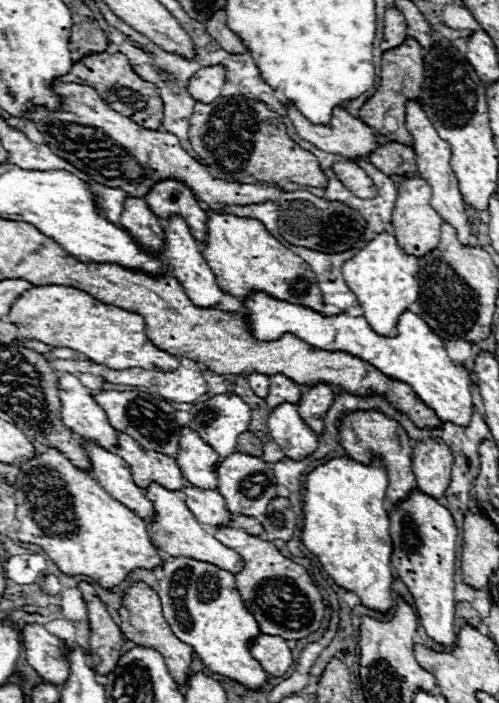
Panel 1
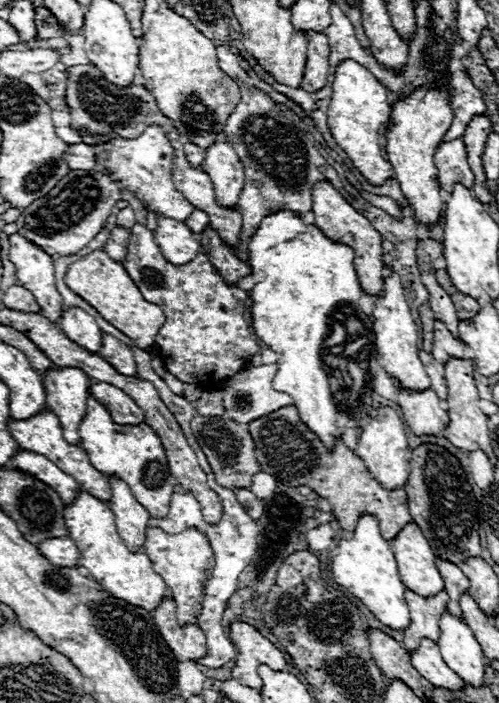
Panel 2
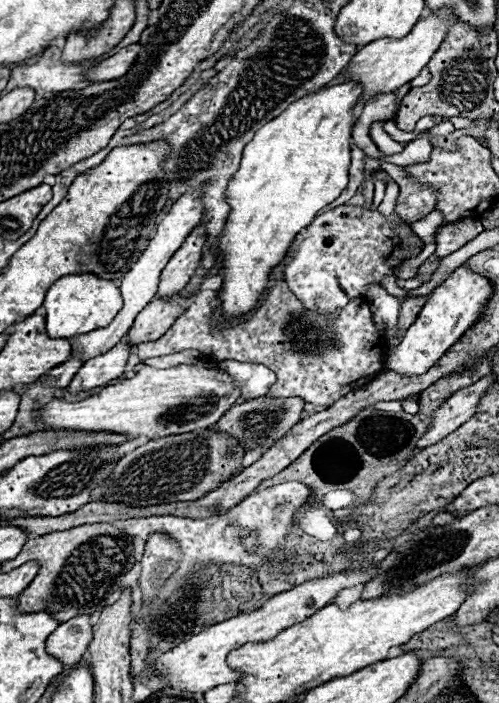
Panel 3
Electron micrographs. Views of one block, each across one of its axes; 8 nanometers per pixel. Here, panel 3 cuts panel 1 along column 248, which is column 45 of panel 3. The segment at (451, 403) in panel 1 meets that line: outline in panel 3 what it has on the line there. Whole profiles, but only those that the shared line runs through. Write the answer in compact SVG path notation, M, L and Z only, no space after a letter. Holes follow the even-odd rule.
M72 274L56 280L46 292L46 332L50 338L72 338L88 334L96 328L104 328L112 322L116 312L122 308L120 290L110 282L92 274Z

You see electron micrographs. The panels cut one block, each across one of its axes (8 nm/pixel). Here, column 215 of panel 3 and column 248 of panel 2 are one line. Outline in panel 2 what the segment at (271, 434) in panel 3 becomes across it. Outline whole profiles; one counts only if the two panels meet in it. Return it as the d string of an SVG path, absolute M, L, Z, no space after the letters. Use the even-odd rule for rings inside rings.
M294 406L280 408L278 412L250 422L248 430L254 438L256 458L262 470L276 476L282 484L308 486L318 496L328 498L332 514L346 532L354 532L356 522L362 514L370 514L380 522L382 536L386 540L394 540L400 530L412 522L408 512L408 496L402 488L384 490L366 470L362 460L354 452L350 452L342 440L336 440L334 450L328 452L318 436L314 436L314 432L310 432L300 422L298 410Z

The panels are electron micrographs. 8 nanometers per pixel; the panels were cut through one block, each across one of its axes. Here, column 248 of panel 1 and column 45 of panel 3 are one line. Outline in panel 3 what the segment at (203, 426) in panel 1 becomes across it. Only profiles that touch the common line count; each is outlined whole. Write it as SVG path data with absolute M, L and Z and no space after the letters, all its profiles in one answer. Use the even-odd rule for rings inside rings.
M178 364L162 370L144 366L132 380L124 378L82 402L70 404L62 398L52 400L42 410L42 422L54 430L104 430L126 434L128 438L174 436L216 424L238 398L240 390L234 378L220 368Z

